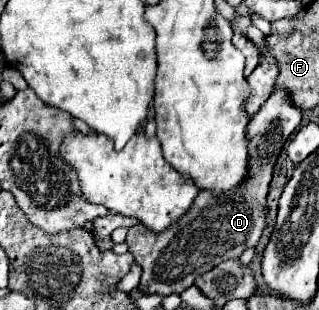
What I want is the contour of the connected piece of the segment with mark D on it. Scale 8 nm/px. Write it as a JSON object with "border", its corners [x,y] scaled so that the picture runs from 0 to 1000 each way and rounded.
{"border":[[[862,290],[818,355],[781,387],[787,400],[768,419],[781,452],[781,594],[755,594],[743,619],[718,632],[668,632],[668,619],[624,619],[605,665],[567,710],[542,716],[517,748],[467,748],[448,723],[404,735],[398,794],[423,845],[448,865],[436,935],[448,948],[567,948],[592,929],[624,884],[655,877],[699,839],[749,832],[774,800],[806,794],[837,703],[837,619],[856,574],[856,542],[868,503],[881,497],[900,445],[944,400],[944,355],[906,329],[906,303]]]}

